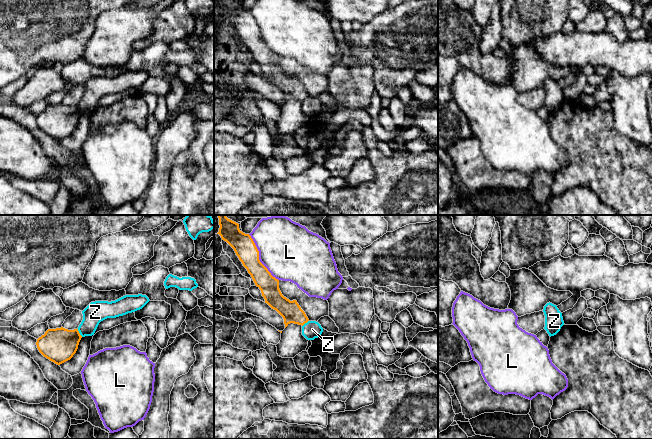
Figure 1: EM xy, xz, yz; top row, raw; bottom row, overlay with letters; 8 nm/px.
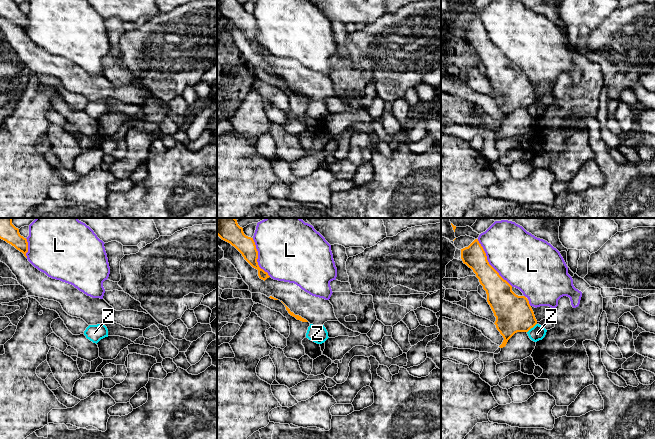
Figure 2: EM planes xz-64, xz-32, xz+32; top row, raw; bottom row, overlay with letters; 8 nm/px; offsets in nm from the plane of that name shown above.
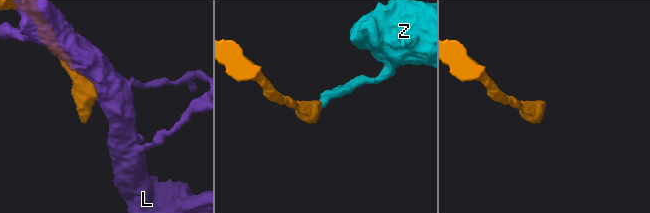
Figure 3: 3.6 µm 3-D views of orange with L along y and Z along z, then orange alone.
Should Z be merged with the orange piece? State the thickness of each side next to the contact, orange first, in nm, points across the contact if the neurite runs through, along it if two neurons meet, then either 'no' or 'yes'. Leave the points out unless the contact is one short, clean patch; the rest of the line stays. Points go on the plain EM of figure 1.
280 nm thick on the orange side, 170 nm on the other; border along xy (77, 105), (82, 112); no

